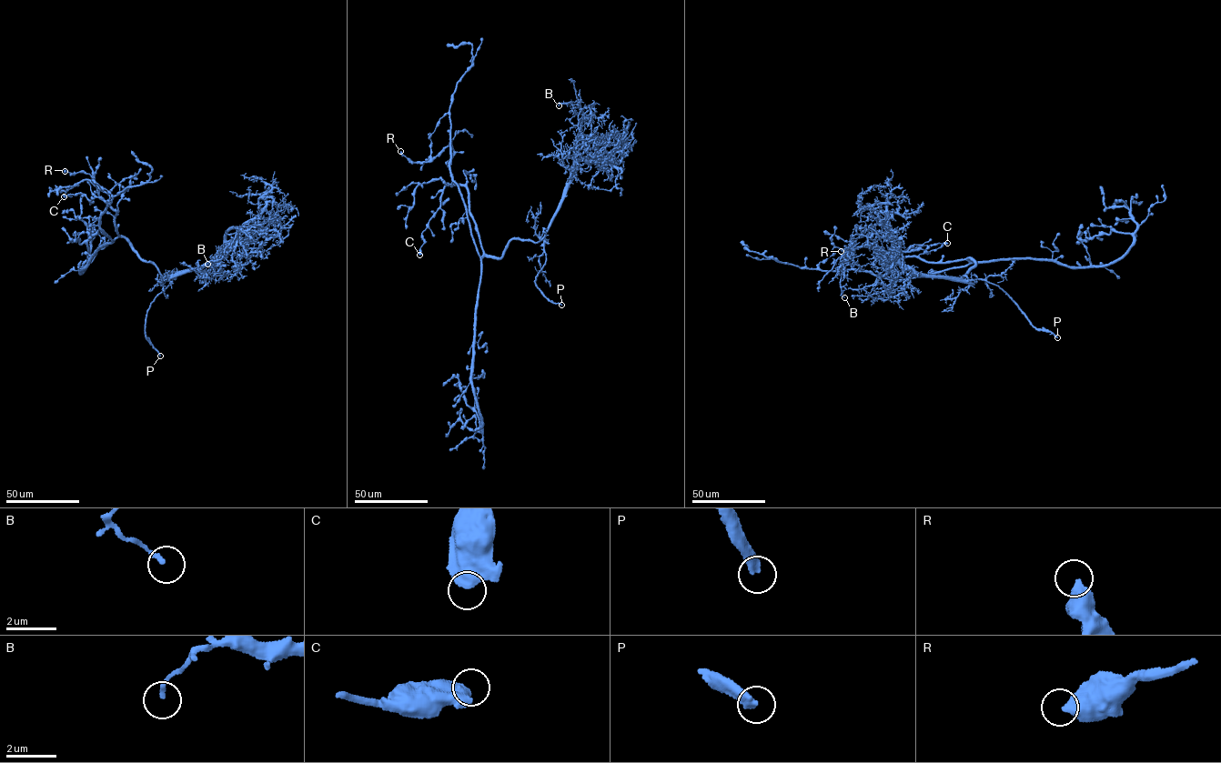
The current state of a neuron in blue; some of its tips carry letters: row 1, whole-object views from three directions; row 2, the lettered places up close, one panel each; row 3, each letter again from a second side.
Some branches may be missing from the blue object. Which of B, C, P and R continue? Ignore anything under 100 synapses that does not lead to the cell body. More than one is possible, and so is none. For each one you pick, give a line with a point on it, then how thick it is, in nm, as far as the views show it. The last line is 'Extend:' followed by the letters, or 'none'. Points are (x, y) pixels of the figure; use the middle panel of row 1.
P: Place: (561, 305). Thickness 400 nm
Extend: P

